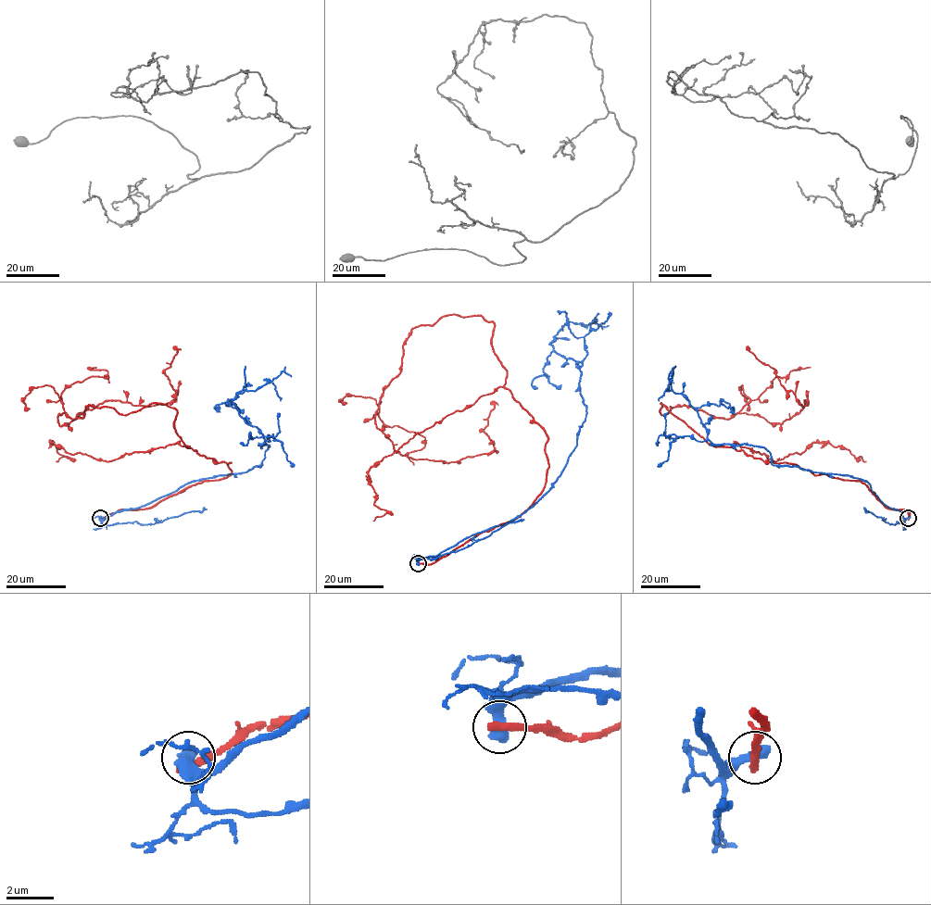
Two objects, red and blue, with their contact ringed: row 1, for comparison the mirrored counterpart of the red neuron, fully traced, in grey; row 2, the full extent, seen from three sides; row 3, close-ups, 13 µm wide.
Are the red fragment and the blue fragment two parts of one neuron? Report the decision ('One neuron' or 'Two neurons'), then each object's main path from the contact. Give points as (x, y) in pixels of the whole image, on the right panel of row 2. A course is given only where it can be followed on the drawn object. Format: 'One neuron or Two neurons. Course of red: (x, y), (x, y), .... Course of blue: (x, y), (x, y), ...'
Two neurons. Course of red: (908, 518), (860, 481), (712, 446), (661, 402), (660, 413), (689, 406), (773, 425), (807, 406), (747, 345). Course of blue: (908, 518), (857, 478), (773, 465), (763, 447), (713, 445), (697, 410), (666, 391), (670, 376)

